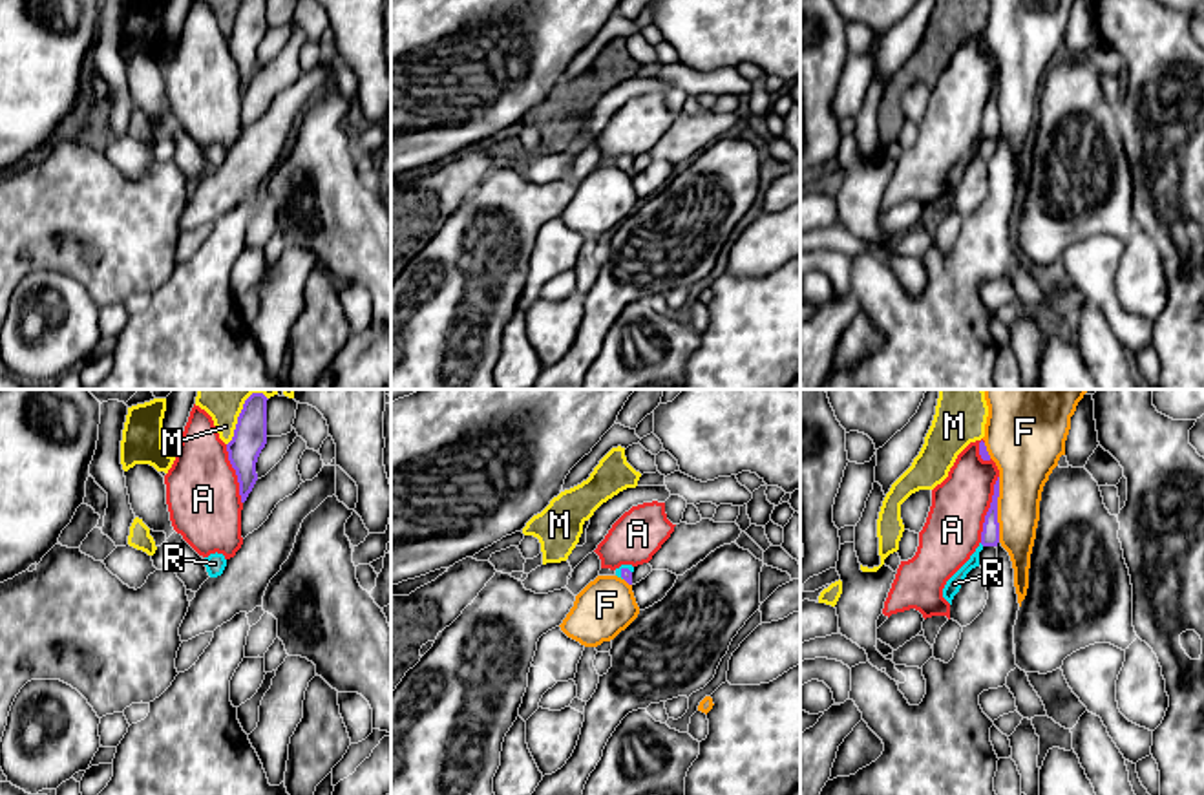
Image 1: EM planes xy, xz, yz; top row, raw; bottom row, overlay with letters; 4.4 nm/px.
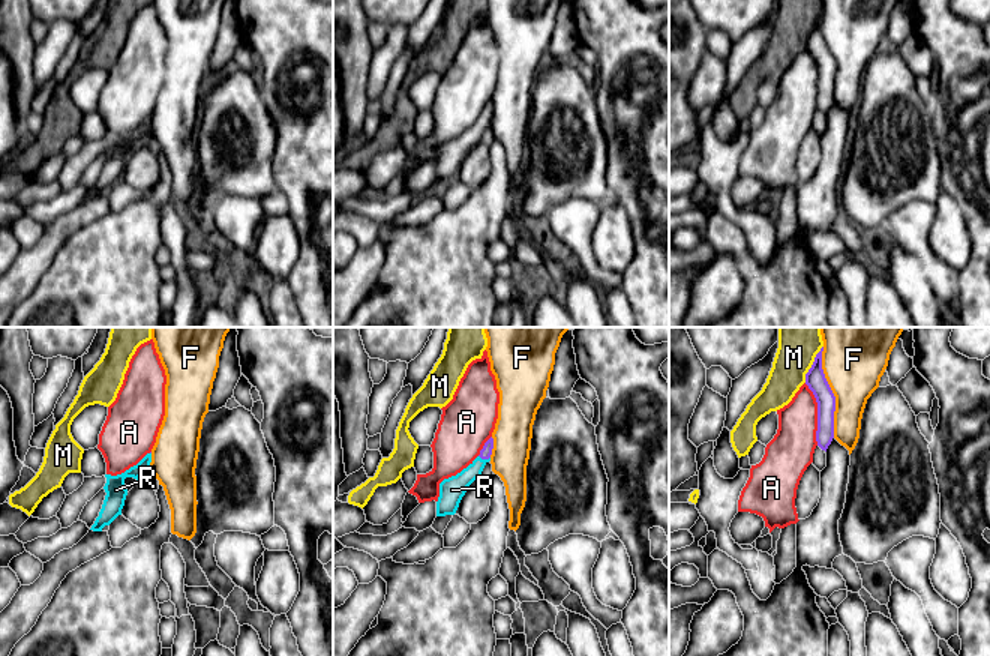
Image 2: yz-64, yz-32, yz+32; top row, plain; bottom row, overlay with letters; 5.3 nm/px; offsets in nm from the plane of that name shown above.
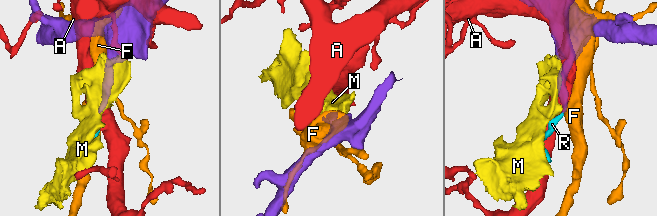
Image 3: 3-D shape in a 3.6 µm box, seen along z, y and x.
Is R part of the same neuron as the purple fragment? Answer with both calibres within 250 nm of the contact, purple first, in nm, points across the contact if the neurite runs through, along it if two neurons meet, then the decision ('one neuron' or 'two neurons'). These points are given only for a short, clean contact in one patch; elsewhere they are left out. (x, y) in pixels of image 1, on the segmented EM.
calibres 50 and 30 nm; way xz (625, 572), (625, 569), (618, 571); one neuron

